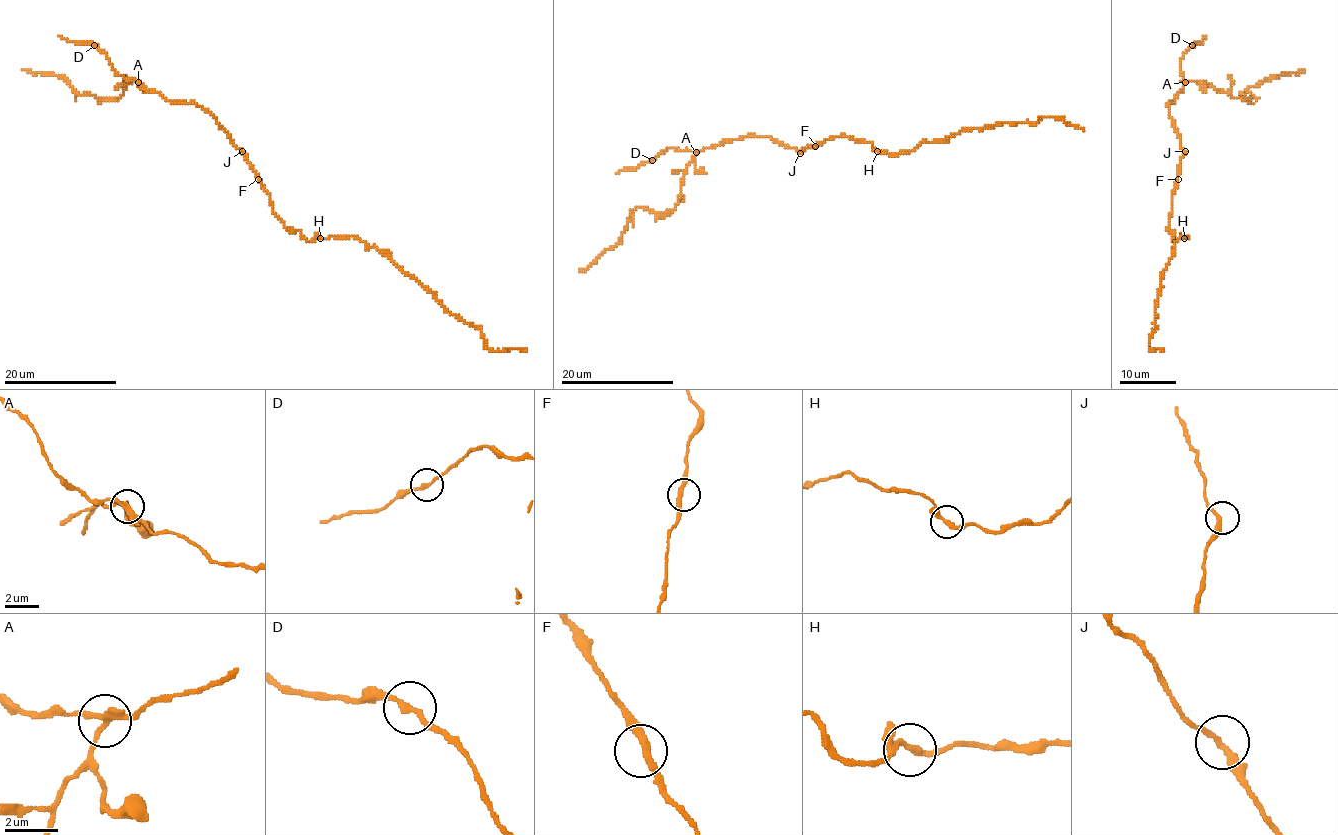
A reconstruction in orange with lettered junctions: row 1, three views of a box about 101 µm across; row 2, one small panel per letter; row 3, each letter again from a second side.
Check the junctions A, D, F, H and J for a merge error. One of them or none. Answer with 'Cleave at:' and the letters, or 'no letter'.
Cleave at: A

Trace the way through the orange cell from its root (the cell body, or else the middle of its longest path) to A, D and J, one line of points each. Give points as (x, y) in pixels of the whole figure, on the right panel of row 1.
A: (1177, 179), (1184, 151), (1168, 104), (1185, 82)
D: (1177, 179), (1184, 151), (1168, 104), (1184, 87), (1180, 60), (1192, 45)
J: (1177, 179), (1185, 151)

